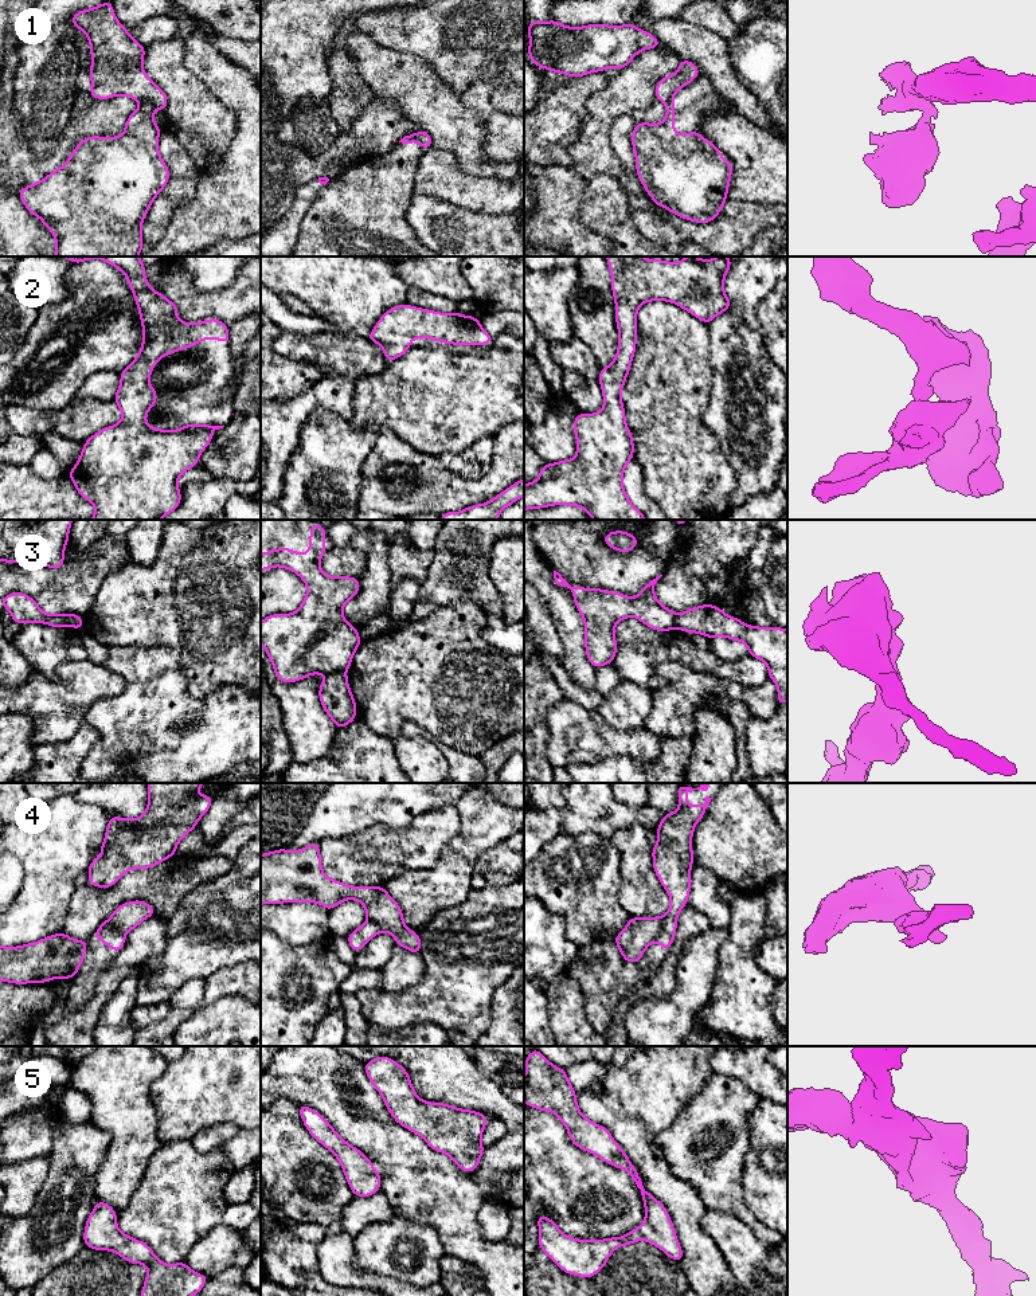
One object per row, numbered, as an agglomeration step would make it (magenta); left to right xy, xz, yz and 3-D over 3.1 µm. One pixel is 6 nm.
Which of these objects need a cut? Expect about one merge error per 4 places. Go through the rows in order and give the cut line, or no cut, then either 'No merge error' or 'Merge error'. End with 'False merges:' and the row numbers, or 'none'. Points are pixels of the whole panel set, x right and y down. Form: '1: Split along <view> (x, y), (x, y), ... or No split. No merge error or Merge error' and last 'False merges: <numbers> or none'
1: Split along xy (140, 100), (147, 100), (155, 108). Merge error
2: No split. No merge error
3: Split along xz (343, 670), (332, 670), (327, 674). Merge error
4: Split along yz (665, 916), (661, 931), (655, 939). Merge error
5: No split. No merge error
False merges: 1, 3, 4

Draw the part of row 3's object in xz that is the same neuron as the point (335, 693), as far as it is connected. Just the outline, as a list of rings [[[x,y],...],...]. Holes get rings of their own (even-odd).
[[[337,670],[327,674],[318,686],[318,696],[325,713],[337,729],[355,721],[357,706],[344,672]]]

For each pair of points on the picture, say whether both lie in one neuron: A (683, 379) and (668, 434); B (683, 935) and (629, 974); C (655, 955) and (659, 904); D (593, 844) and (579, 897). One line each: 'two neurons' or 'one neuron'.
A: one neuron
B: two neurons
C: two neurons
D: one neuron

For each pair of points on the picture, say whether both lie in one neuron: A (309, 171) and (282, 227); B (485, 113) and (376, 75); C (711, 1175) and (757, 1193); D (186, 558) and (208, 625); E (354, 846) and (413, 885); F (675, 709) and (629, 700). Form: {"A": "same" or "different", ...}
{"A": "different", "B": "different", "C": "different", "D": "same", "E": "different", "F": "different"}

